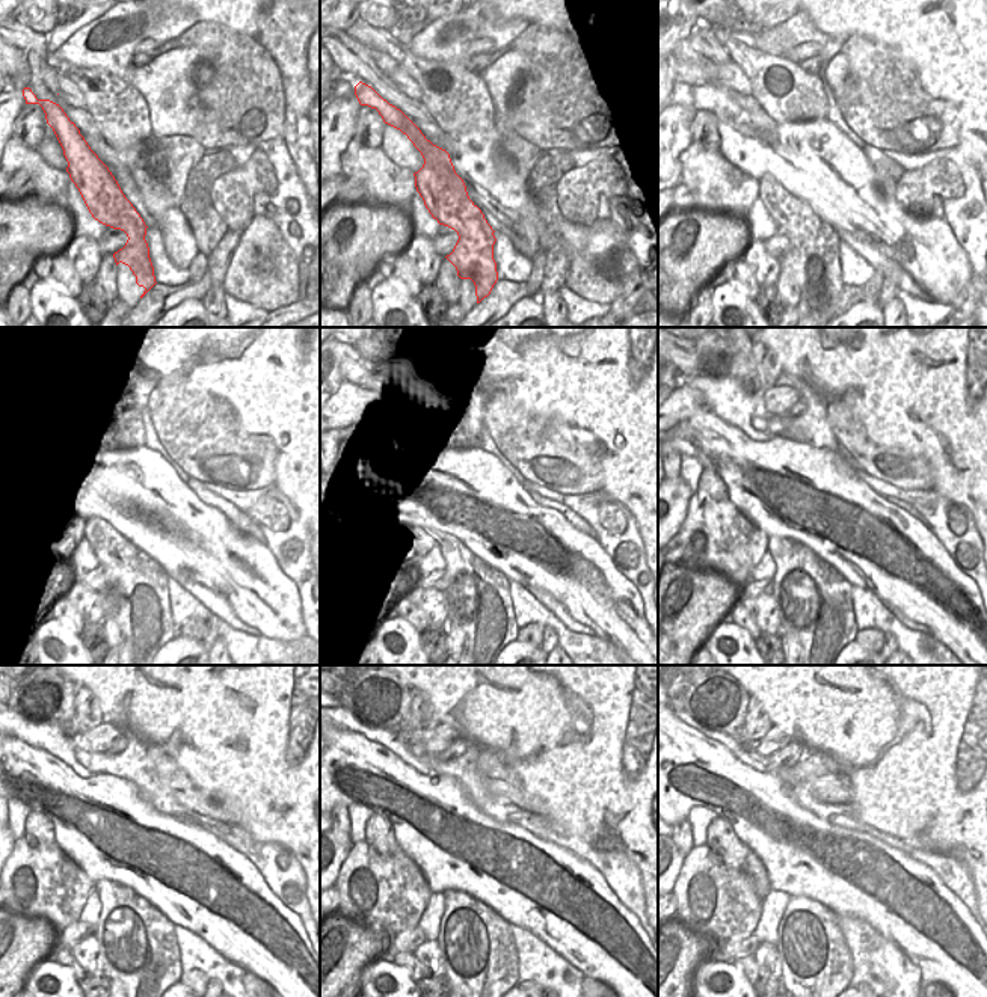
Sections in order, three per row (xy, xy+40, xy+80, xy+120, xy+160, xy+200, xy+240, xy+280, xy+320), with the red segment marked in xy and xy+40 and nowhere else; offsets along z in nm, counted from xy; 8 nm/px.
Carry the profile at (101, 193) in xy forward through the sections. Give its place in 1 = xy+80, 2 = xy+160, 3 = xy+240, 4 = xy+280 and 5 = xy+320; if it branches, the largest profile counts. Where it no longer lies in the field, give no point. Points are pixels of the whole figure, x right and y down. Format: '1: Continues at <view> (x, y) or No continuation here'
1: Continues at xy+80 (812, 260)
2: Continues at xy+160 (476, 596)
3: Continues at xy+240 (138, 943)
4: Continues at xy+280 (480, 963)
5: Continues at xy+320 (817, 966).

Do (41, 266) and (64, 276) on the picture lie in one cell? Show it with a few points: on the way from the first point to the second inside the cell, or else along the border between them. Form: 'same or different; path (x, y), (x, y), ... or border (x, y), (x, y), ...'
same; path (47, 266), (52, 264), (58, 270)

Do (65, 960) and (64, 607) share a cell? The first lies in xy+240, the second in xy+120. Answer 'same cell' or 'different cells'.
same cell

